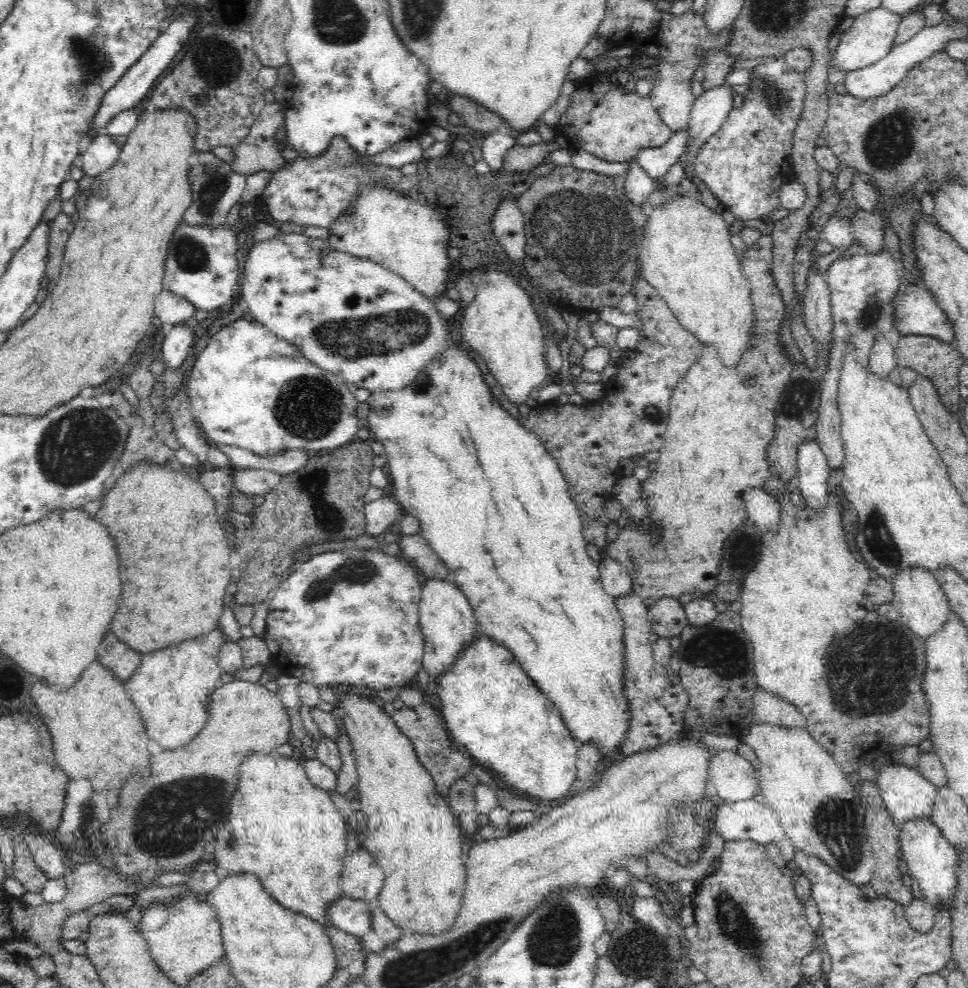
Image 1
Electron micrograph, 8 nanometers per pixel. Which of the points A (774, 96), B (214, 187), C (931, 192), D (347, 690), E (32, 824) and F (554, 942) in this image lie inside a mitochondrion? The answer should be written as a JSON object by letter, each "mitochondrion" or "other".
{"A":"mitochondrion","B":"mitochondrion","C":"other","D":"other","E":"other","F":"mitochondrion"}

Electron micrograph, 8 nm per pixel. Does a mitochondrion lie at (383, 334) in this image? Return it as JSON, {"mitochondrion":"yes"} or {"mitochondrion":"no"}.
{"mitochondrion":"yes"}

